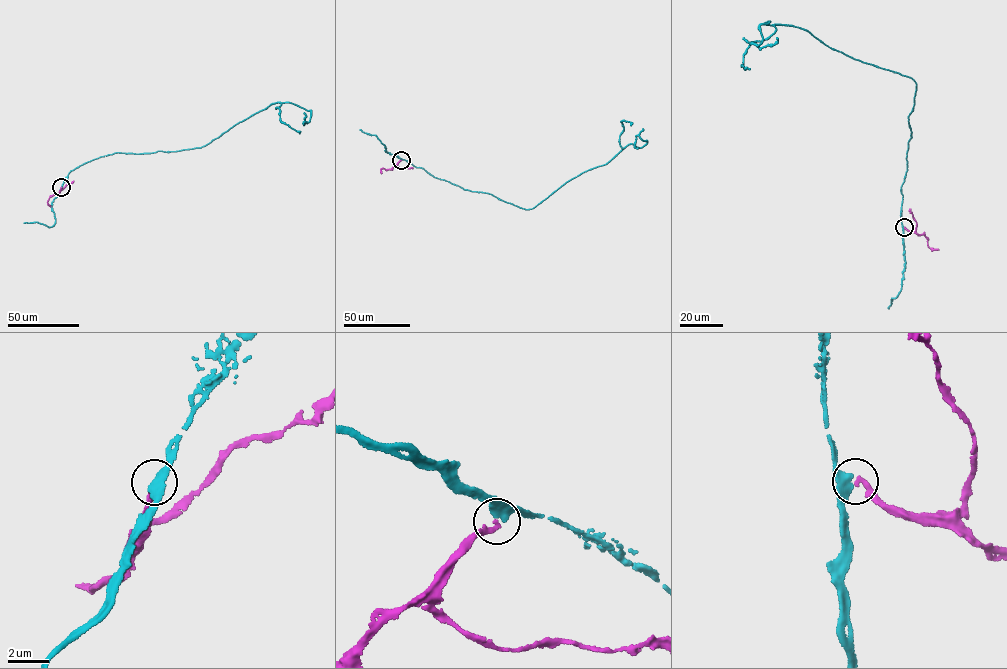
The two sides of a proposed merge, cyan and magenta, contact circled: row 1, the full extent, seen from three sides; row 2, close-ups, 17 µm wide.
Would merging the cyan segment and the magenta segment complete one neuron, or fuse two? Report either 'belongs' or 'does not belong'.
belongs

